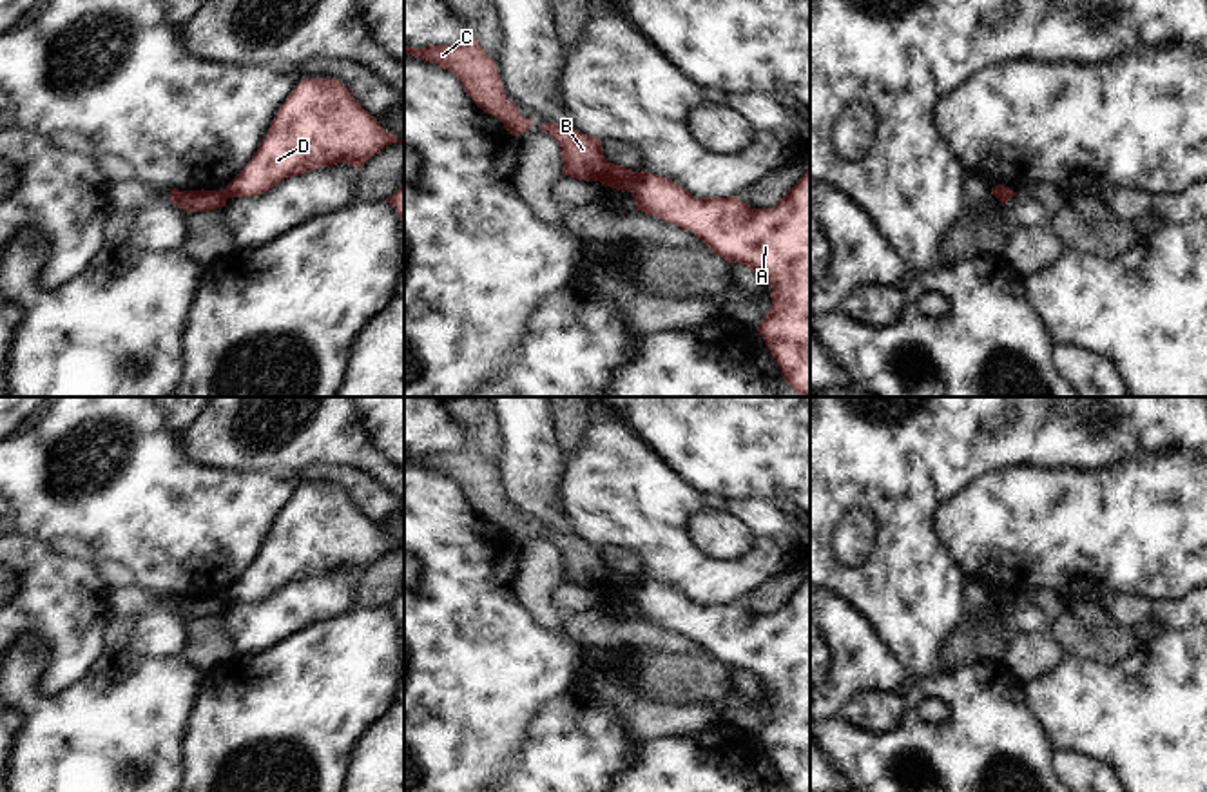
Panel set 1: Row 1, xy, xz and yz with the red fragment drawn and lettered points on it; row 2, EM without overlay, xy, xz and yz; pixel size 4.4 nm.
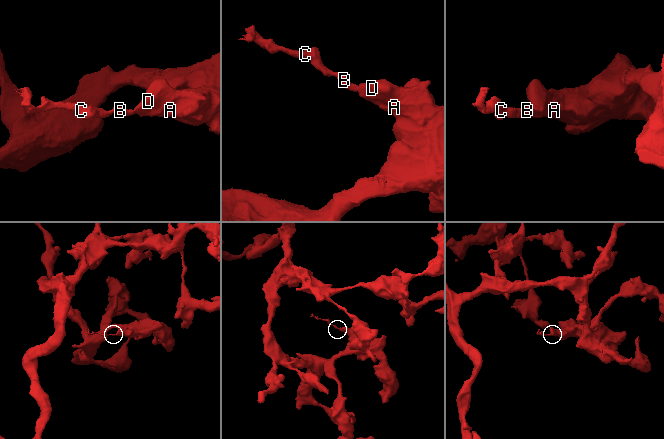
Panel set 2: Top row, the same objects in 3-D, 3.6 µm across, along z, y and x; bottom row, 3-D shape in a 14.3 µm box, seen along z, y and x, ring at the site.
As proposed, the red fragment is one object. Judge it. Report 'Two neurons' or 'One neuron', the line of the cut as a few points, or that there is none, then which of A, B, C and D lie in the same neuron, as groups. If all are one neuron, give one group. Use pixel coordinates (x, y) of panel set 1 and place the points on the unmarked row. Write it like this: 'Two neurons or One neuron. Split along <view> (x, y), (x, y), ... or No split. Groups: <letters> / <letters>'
Two neurons. Split along xz (635, 579), (629, 595). Groups: A D / B C.

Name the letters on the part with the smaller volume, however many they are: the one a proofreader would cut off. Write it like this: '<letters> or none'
B, C

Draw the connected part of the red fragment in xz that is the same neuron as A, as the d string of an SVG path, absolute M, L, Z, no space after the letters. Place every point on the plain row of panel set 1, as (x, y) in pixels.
M810 569L772 614L752 614L736 602L696 604L669 584L634 578L636 614L698 642L716 662L758 676L772 692L772 712L758 732L787 790L810 792Z

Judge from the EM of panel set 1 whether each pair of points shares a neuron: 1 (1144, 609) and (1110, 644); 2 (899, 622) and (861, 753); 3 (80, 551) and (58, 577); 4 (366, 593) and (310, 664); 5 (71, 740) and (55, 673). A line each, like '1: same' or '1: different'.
1: different
2: different
3: different
4: different
5: different

